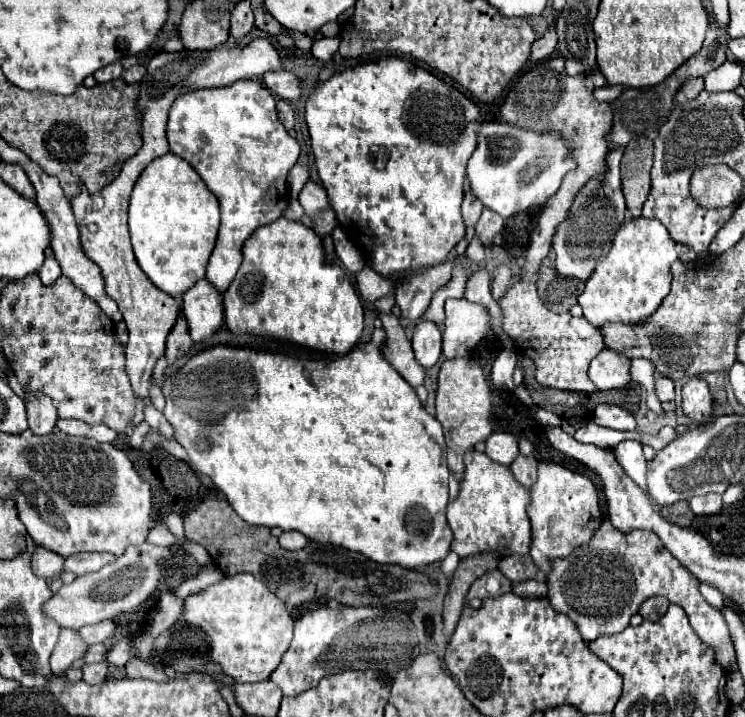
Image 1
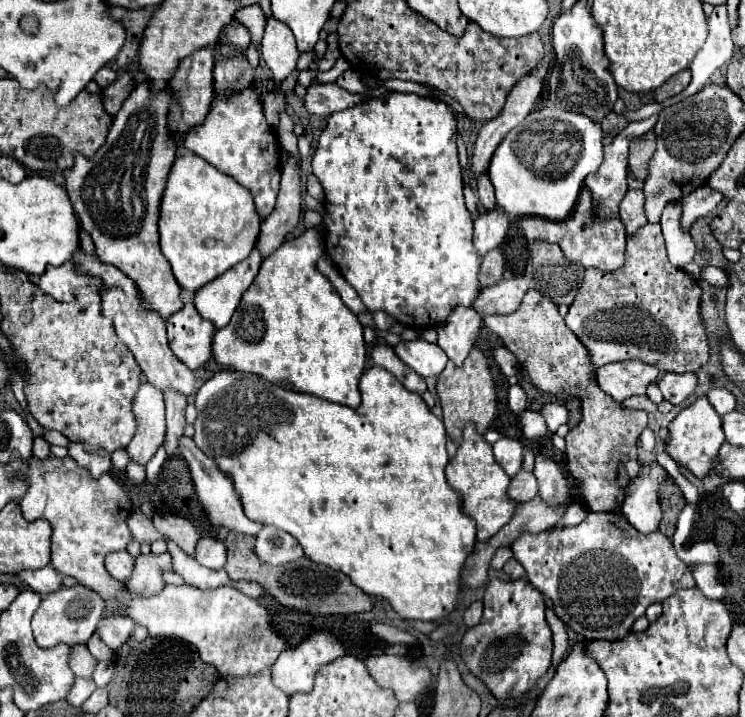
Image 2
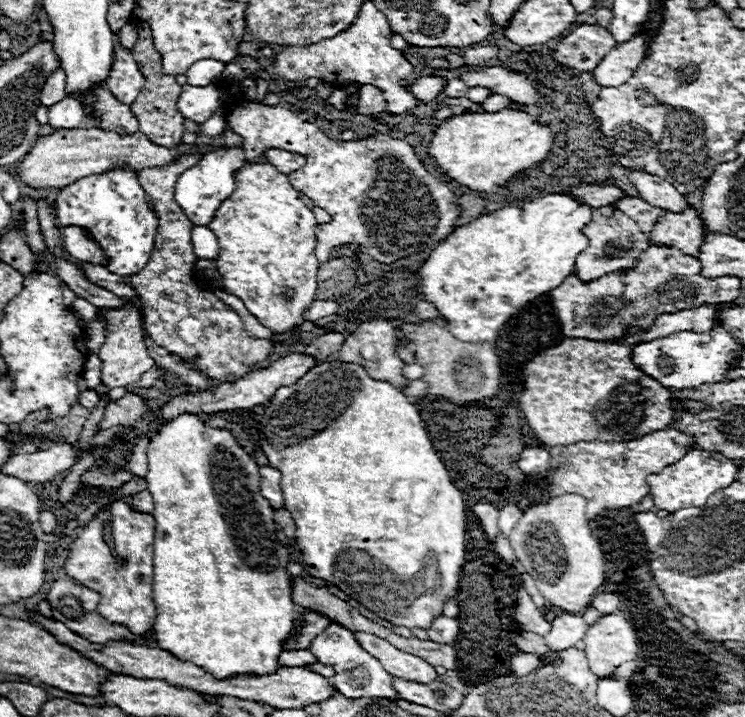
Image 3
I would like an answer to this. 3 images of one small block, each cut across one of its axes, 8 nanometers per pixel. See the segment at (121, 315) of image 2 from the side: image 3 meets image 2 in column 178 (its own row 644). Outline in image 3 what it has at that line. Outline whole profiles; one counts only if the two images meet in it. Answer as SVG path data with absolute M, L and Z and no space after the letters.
M356 632L354 636L356 636L358 644L368 654L378 658L382 662L384 670L390 672L392 676L414 680L414 682L432 682L438 678L432 664L428 664L426 660L422 660L414 654L406 654L406 652L398 650L396 646L392 646L384 638L378 638L378 636L366 634L366 632Z

